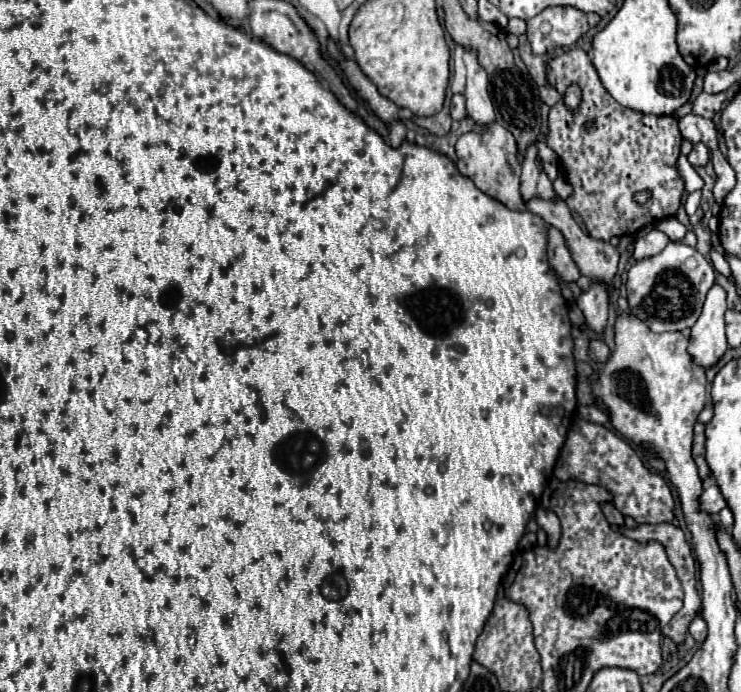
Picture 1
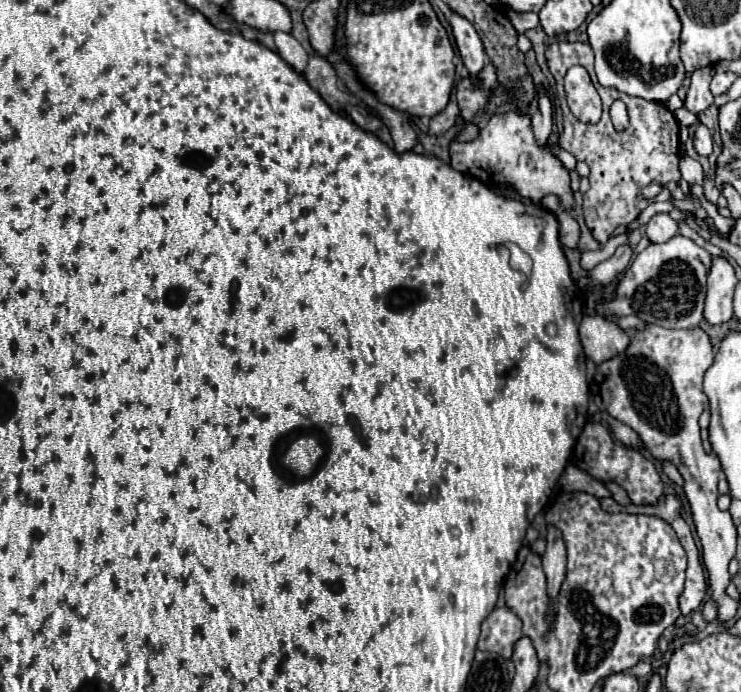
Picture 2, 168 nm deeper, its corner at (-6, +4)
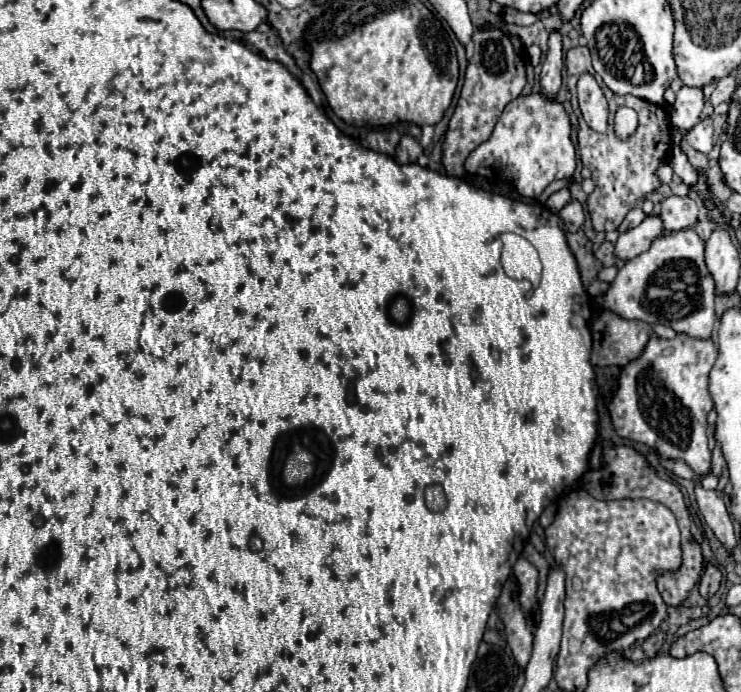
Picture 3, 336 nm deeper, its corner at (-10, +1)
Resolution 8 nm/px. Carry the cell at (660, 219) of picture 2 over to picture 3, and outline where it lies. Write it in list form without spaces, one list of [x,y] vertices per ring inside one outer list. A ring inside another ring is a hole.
[[[669,196],[661,202],[661,220],[665,232],[679,232],[697,222],[697,204],[689,196]]]

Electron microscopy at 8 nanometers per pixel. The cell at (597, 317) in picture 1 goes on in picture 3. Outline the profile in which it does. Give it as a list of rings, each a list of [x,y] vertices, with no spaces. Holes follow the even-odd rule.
[[[647,216],[637,228],[631,228],[629,232],[619,236],[615,244],[615,256],[619,260],[631,260],[643,254],[661,232],[663,232],[663,224],[659,216]]]

